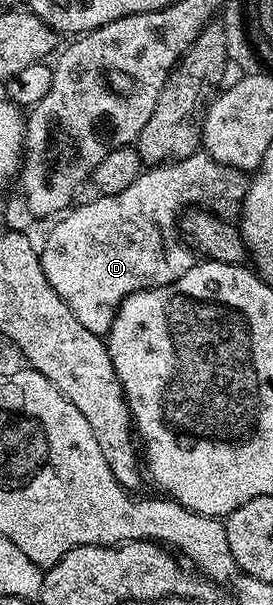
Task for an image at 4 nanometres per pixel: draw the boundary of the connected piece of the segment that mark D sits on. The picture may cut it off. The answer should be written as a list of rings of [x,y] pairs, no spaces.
[[[203,149],[185,159],[173,159],[170,163],[149,166],[137,177],[134,185],[130,185],[130,189],[122,189],[122,193],[113,195],[97,194],[96,199],[89,203],[84,203],[81,207],[73,206],[67,213],[61,214],[53,222],[57,223],[49,229],[44,247],[42,243],[39,248],[42,273],[46,275],[50,289],[54,289],[54,293],[62,297],[62,301],[66,301],[74,317],[78,317],[78,321],[82,321],[82,325],[86,325],[90,333],[107,336],[116,311],[127,295],[149,287],[164,287],[176,279],[178,268],[172,264],[172,259],[164,248],[164,235],[160,232],[160,223],[156,218],[174,210],[176,206],[188,207],[191,203],[198,203],[194,205],[207,209],[222,220],[231,220],[240,214],[249,182],[249,176],[245,172],[214,161]]]

